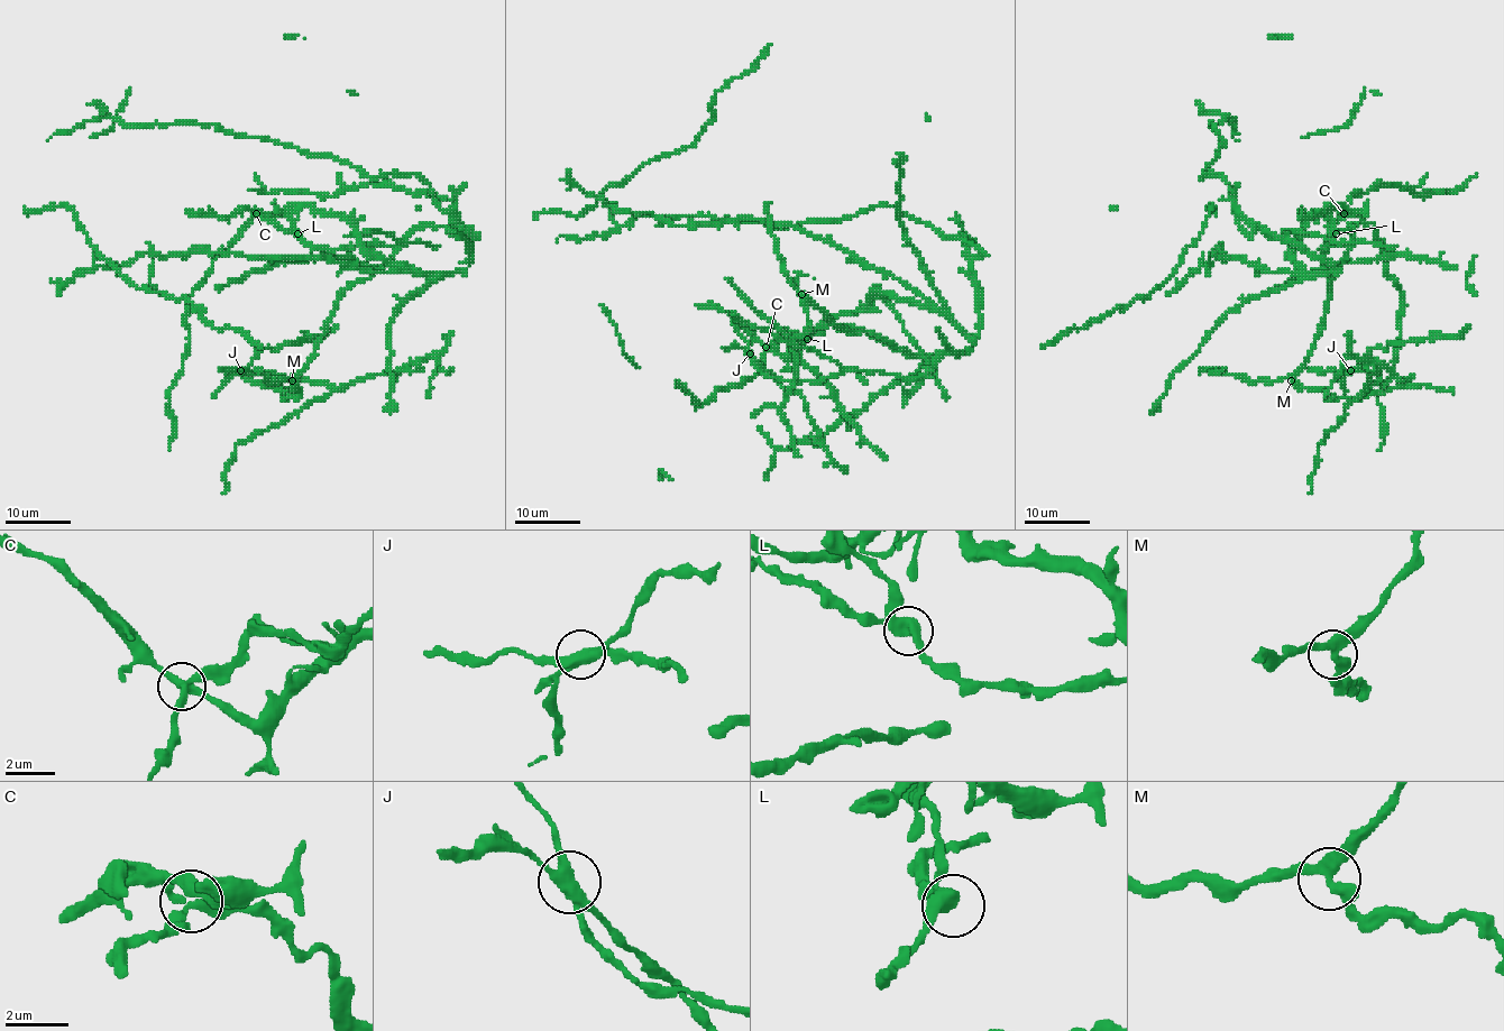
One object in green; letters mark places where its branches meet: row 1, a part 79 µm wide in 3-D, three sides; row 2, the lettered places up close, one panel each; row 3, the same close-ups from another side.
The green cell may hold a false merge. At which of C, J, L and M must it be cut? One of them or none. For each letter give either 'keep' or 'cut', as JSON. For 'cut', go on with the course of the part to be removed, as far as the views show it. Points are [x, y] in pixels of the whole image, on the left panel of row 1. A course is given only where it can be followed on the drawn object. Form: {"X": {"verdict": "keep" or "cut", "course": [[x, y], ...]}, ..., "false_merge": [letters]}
{"C": {"verdict": "keep"}, "J": {"verdict": "keep"}, "L": {"verdict": "keep"}, "M": {"verdict": "keep"}, "false_merge": []}

